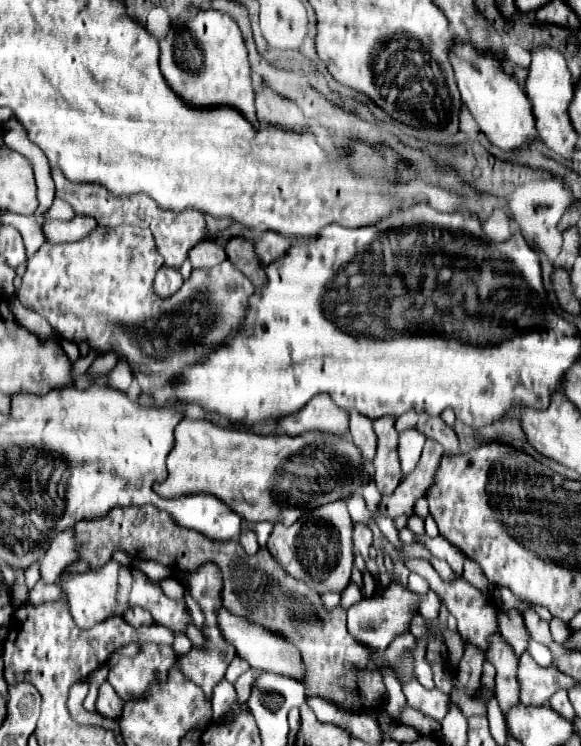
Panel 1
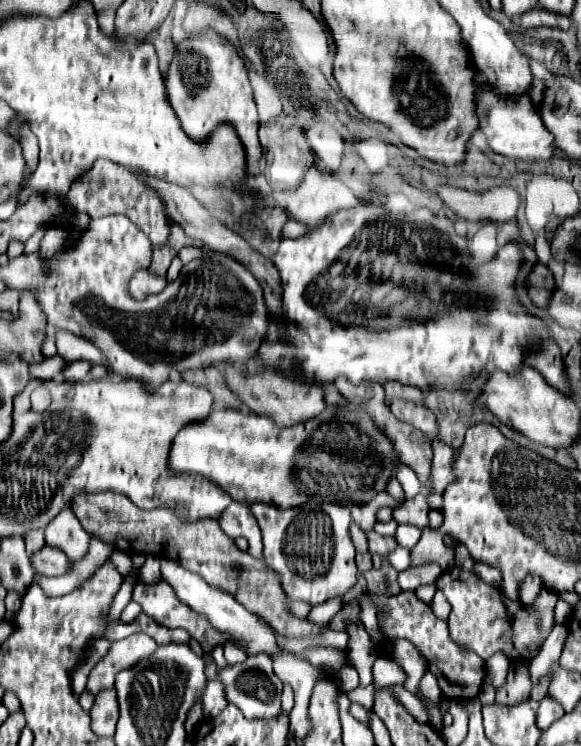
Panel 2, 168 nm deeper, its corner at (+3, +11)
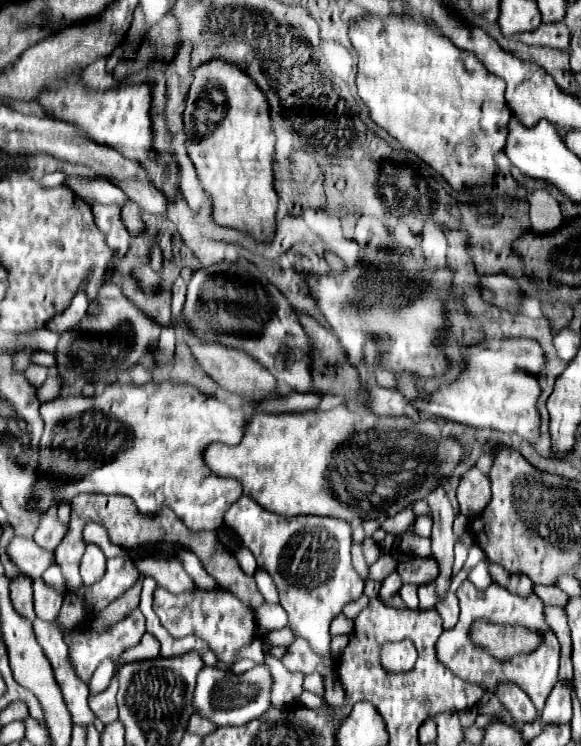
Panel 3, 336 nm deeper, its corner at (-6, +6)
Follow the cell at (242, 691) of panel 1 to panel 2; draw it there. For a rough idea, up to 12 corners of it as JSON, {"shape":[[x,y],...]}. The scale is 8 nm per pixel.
{"shape":[[211,680],[203,698],[205,716],[217,716],[225,706],[223,682]]}

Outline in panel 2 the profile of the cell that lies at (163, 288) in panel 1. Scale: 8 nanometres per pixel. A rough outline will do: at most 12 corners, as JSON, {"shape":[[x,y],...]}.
{"shape":[[139,270],[129,292],[143,300],[159,294],[167,284],[165,276]]}

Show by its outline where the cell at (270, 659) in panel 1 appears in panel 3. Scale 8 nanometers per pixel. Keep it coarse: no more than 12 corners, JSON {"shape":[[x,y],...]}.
{"shape":[[140,557],[142,577],[170,593],[196,587],[176,557]]}

